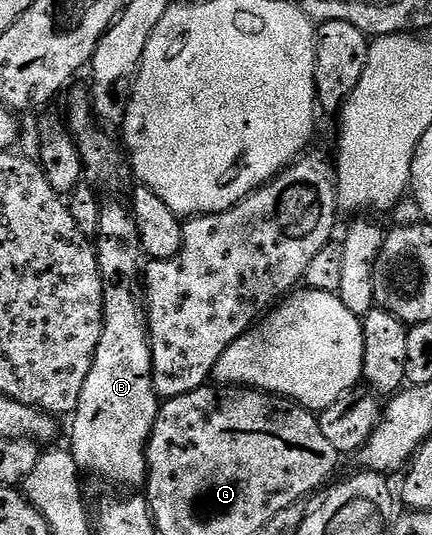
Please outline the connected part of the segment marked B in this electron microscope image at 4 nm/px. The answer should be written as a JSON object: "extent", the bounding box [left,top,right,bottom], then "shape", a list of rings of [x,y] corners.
{"extent":[69,202,161,487],"shape":[[[107,202],[101,212],[101,224],[99,225],[99,237],[97,239],[97,253],[99,255],[99,267],[101,268],[101,280],[103,281],[103,331],[101,332],[101,344],[97,344],[97,352],[93,356],[93,368],[85,380],[85,388],[81,388],[81,400],[77,404],[71,422],[71,443],[69,449],[77,460],[80,471],[92,470],[99,478],[112,482],[115,486],[139,486],[142,487],[147,481],[147,442],[151,438],[153,426],[159,415],[161,399],[155,391],[155,385],[151,379],[151,339],[147,328],[147,307],[145,305],[145,282],[141,277],[141,262],[144,257],[143,247],[139,245],[139,233],[135,216],[126,205],[119,202]]]}

